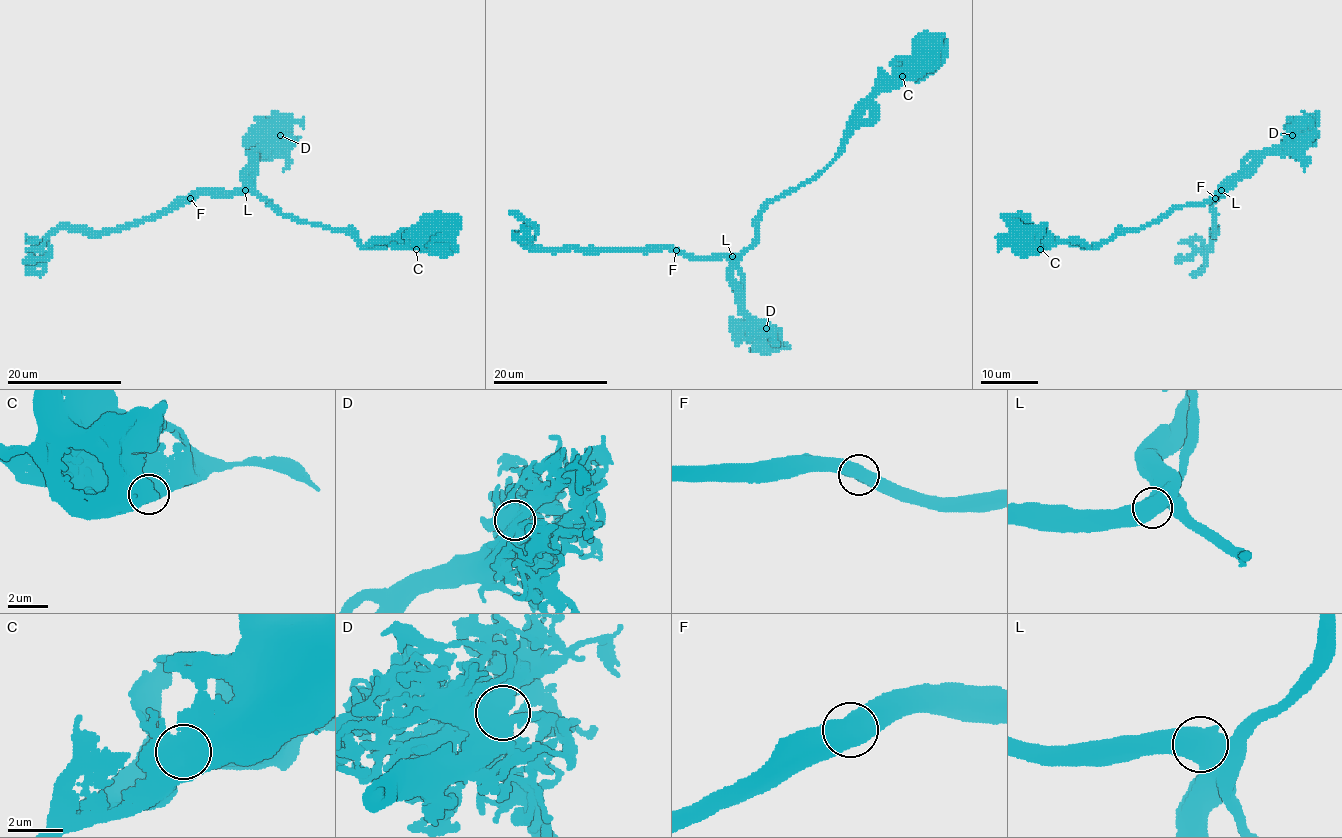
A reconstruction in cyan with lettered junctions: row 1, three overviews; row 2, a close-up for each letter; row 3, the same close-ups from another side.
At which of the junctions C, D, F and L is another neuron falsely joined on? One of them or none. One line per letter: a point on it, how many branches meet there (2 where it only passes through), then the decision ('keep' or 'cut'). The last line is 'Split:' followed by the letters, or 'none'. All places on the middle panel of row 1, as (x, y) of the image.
C: (902, 76) | 2 | keep
D: (766, 328) | 2 | keep
F: (676, 250) | 2 | keep
L: (732, 256) | 2 | keep
Split: none

